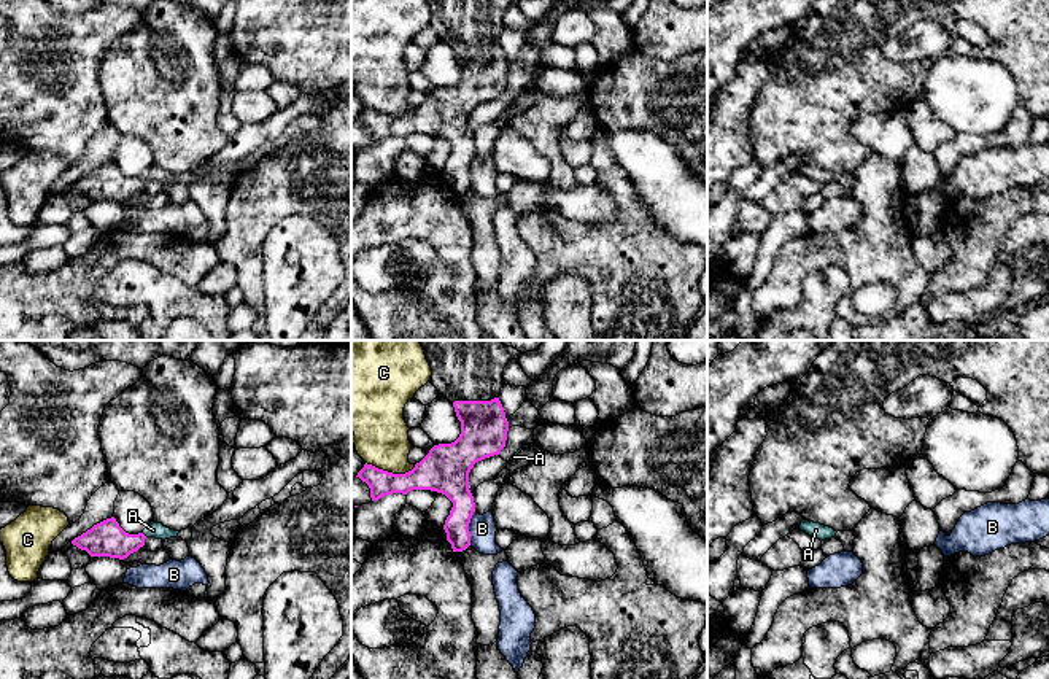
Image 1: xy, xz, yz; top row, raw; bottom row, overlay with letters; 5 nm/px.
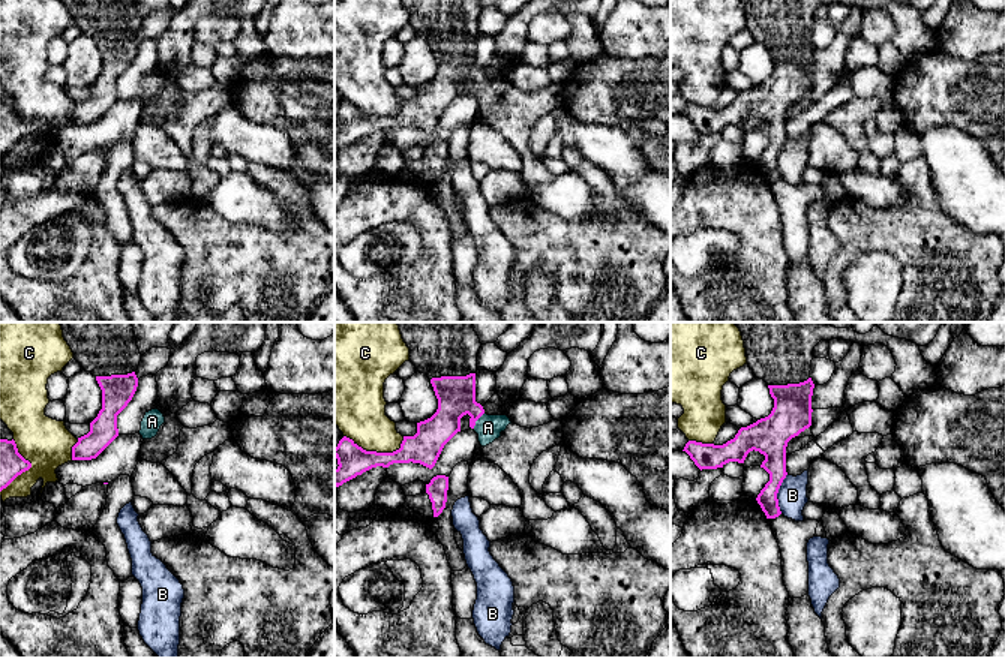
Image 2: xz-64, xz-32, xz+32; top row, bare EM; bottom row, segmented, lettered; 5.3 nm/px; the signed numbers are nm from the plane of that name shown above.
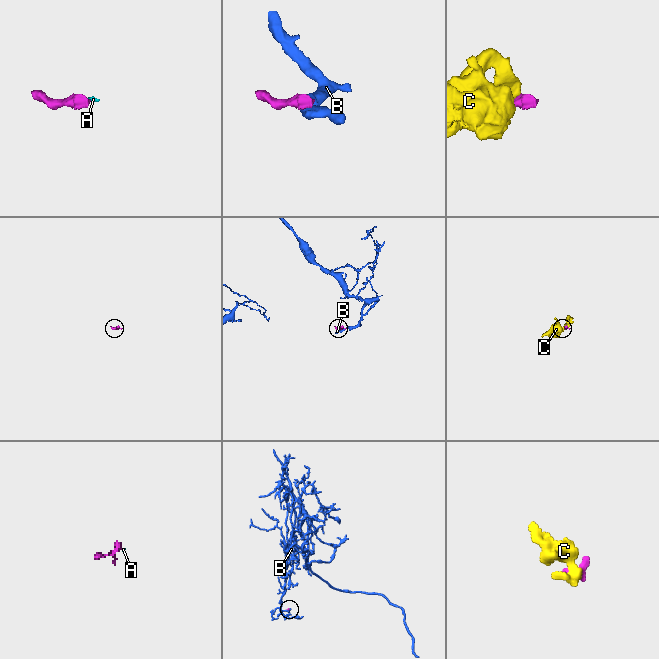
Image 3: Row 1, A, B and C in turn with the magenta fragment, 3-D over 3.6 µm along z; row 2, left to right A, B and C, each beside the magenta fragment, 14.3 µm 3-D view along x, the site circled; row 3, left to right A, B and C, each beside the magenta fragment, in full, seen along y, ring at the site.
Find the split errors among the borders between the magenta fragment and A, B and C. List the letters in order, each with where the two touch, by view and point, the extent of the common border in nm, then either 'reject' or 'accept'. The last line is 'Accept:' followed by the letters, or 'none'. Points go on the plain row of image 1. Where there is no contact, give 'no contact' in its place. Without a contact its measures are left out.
A: xy (143, 178) | 40 nm | accept
B: xz (468, 172) | 180 nm | reject
C: xz (391, 116) | 260 nm | reject
Accept: A

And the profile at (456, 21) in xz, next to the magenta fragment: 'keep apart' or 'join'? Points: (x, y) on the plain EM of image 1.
join

